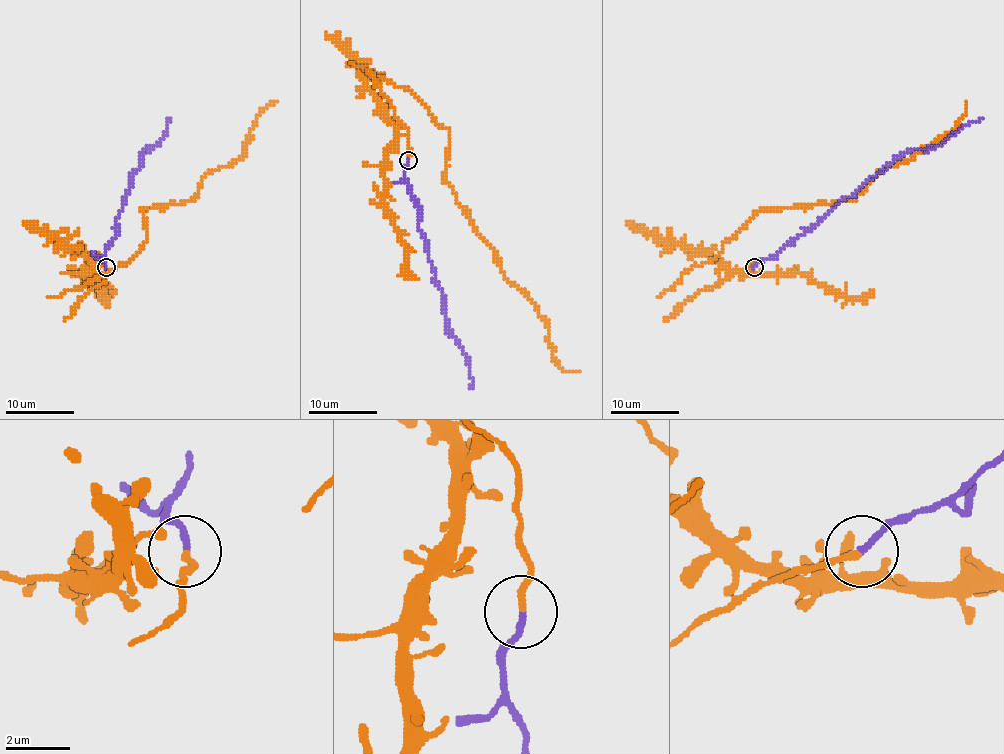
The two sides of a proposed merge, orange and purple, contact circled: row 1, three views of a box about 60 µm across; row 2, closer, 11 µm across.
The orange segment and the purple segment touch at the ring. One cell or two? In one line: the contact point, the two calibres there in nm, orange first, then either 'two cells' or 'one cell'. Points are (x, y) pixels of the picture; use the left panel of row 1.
at (106, 267); 200 nm thick on the orange side, 180 nm on the other; one cell

